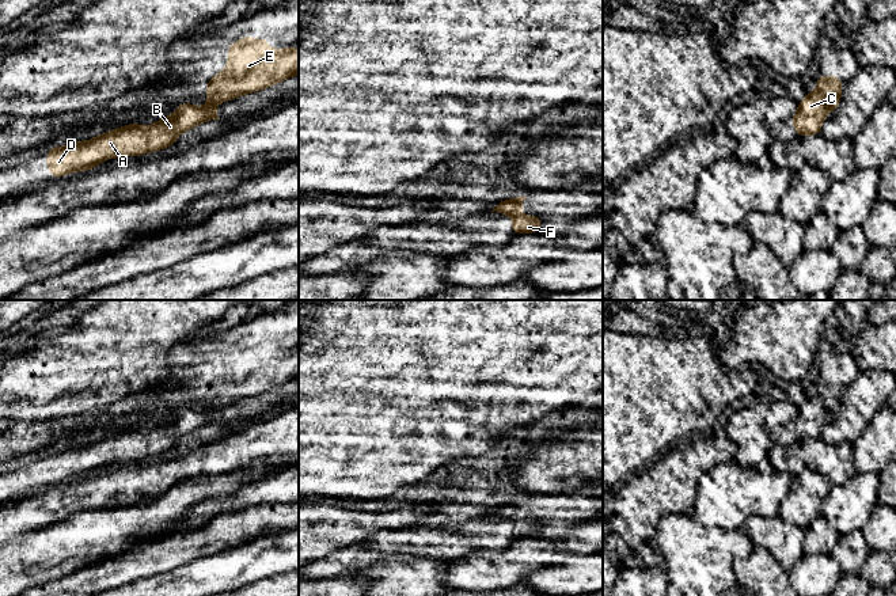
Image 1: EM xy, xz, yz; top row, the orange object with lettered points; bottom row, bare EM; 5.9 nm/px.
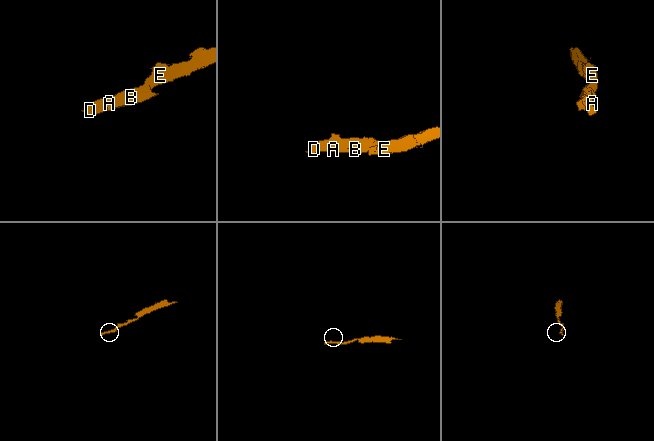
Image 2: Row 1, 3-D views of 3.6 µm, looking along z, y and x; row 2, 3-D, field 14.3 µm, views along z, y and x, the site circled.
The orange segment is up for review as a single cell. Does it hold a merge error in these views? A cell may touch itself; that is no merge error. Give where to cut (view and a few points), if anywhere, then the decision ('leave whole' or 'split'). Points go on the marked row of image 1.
yz (817, 88), (828, 109) | split

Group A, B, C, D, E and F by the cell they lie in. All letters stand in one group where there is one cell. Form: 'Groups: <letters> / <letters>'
Groups: A B C D / E F

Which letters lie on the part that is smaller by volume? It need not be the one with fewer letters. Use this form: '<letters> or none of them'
A, B, C, D

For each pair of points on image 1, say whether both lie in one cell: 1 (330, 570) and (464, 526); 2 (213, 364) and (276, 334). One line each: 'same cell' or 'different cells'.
1: same cell
2: same cell

